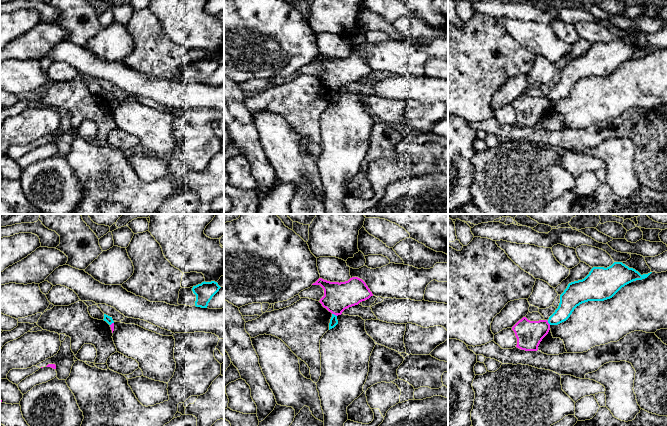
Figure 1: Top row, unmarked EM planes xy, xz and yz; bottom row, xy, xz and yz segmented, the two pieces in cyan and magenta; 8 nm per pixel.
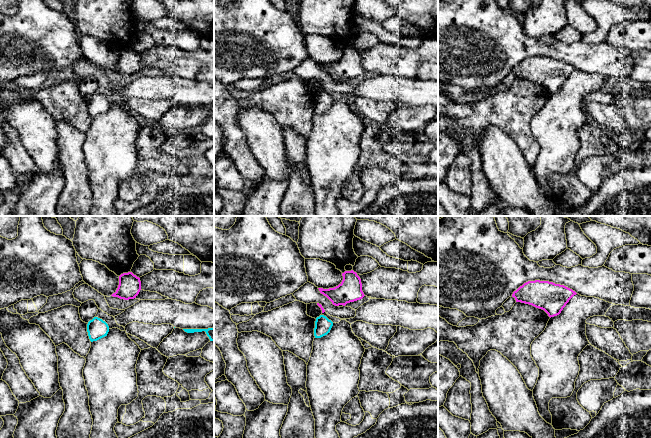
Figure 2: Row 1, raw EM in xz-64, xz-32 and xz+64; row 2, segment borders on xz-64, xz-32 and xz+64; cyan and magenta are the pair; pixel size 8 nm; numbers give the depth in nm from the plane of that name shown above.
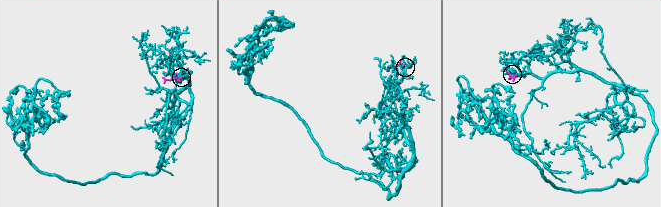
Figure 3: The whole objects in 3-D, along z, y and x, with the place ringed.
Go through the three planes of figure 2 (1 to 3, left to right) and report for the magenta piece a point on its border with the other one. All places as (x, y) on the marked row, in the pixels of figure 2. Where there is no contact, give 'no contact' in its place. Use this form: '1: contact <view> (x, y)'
1: no contact
2: no contact
3: no contact

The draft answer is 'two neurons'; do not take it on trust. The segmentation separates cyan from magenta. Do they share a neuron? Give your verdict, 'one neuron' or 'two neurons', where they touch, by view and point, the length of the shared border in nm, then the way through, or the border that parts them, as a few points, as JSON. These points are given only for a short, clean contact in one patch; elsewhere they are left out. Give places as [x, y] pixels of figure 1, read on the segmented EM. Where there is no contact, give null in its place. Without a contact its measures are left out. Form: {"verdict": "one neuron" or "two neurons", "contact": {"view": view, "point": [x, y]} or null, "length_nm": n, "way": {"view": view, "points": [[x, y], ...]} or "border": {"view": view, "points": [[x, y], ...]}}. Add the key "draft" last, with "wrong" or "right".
{"verdict": "two neurons", "contact": {"view": "xz", "point": [333, 314]}, "length_nm": 50, "border": {"view": "xz", "points": [[332, 313], [336, 316]]}, "draft": "right"}

